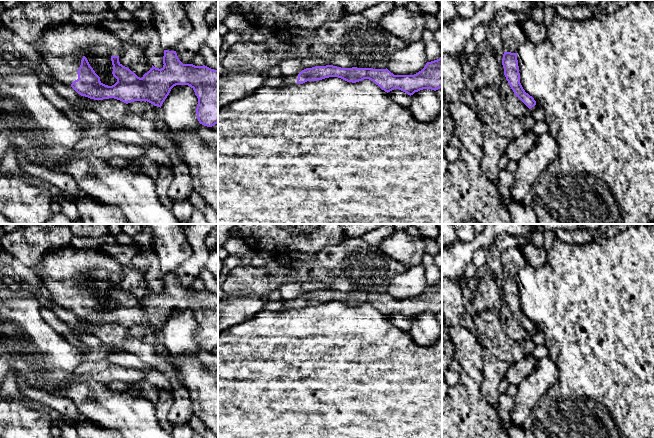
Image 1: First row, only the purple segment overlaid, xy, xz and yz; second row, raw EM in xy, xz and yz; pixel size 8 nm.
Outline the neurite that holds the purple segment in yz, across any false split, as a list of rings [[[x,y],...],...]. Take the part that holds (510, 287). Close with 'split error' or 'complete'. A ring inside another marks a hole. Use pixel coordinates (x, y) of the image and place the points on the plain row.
[[[511,247],[501,253],[501,263],[504,273],[502,289],[504,299],[514,318],[531,333],[536,329],[532,320],[525,316],[520,307],[520,297],[517,284],[518,272],[527,265],[520,247]]]; split error

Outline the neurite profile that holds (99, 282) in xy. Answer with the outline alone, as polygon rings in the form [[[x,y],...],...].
[[[84,270],[82,276],[95,297],[100,301],[101,307],[112,310],[117,306],[117,303],[112,298],[113,289],[107,271]]]

